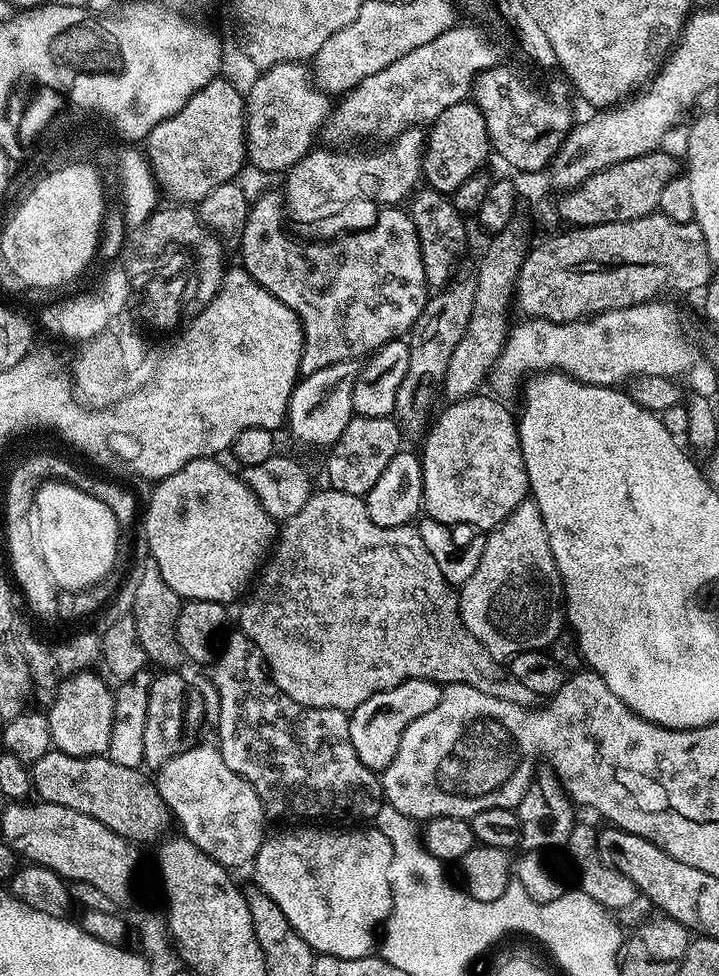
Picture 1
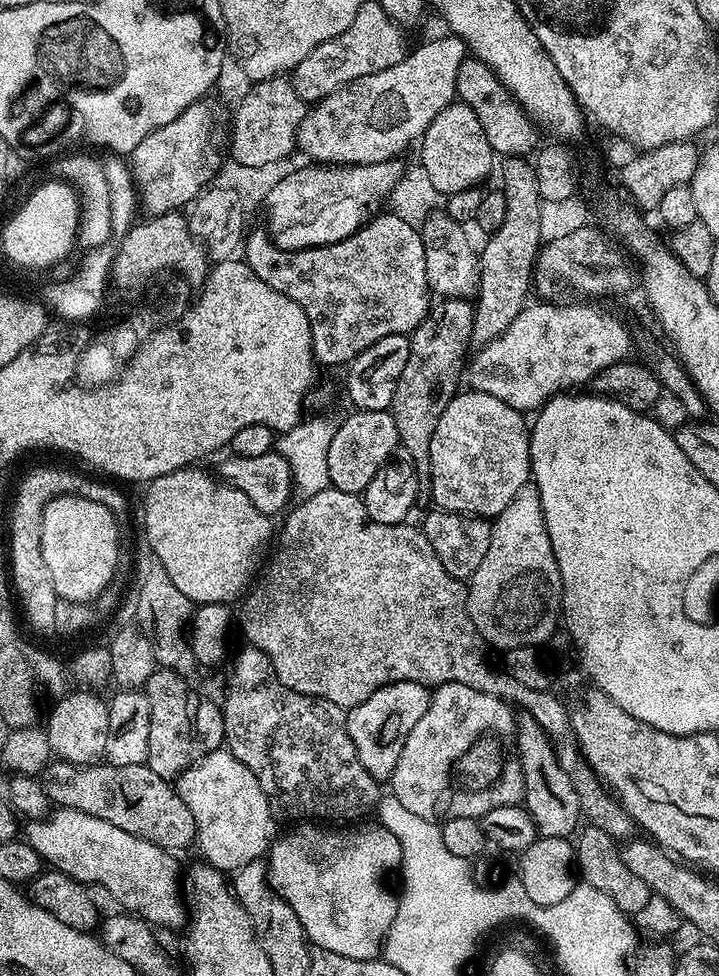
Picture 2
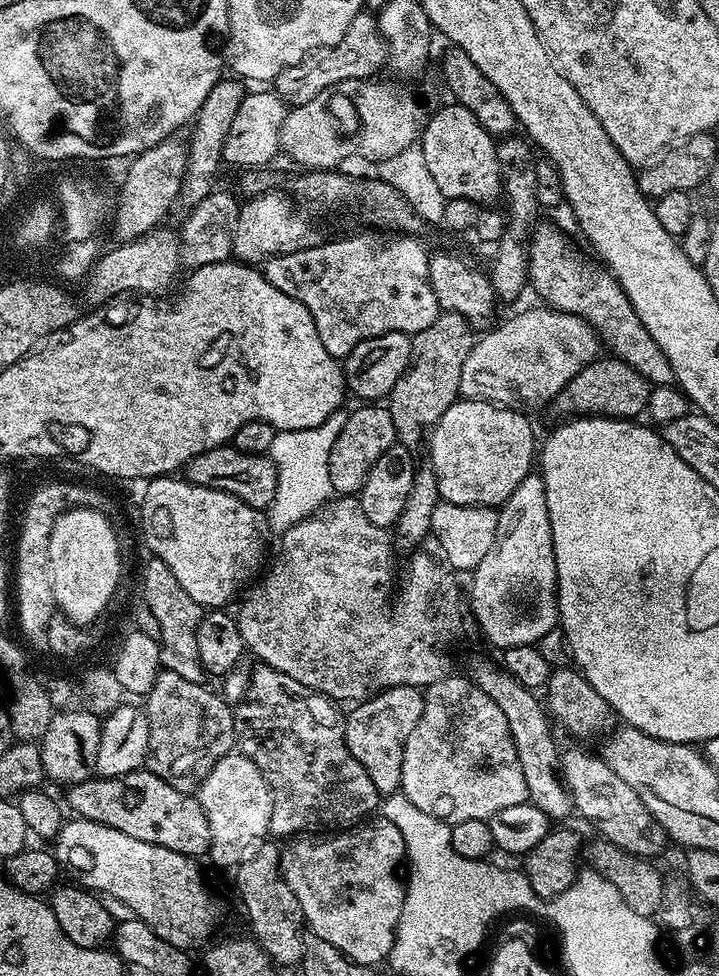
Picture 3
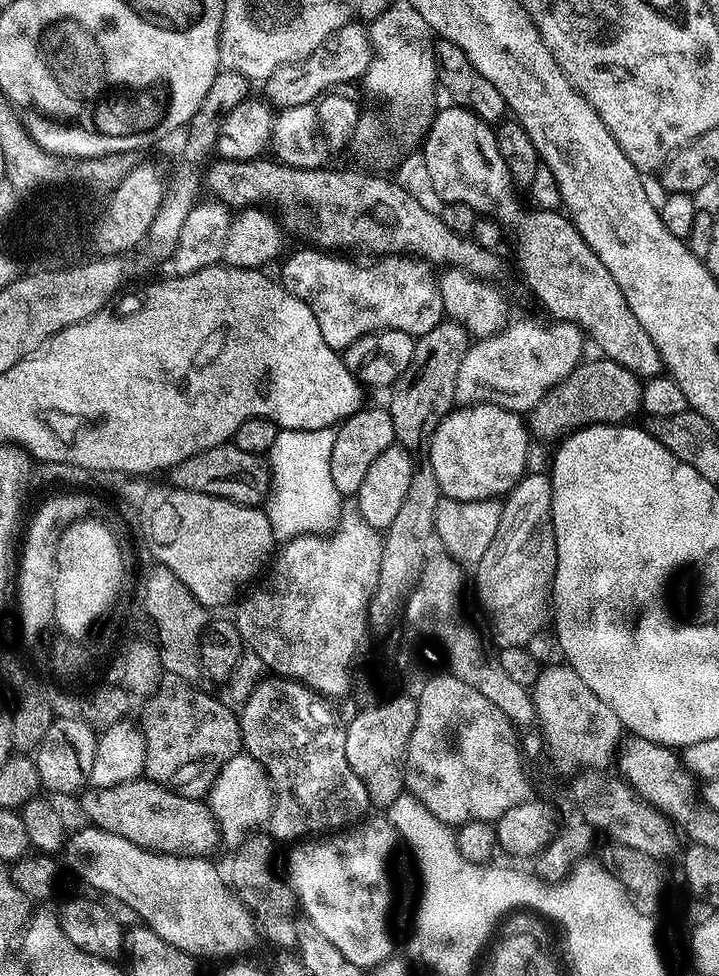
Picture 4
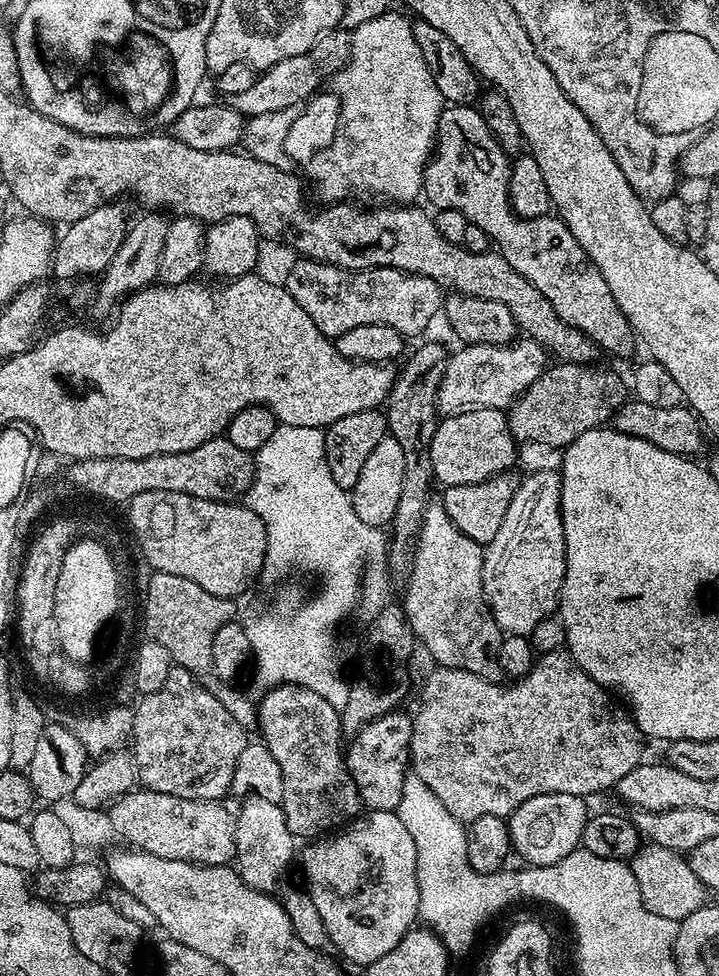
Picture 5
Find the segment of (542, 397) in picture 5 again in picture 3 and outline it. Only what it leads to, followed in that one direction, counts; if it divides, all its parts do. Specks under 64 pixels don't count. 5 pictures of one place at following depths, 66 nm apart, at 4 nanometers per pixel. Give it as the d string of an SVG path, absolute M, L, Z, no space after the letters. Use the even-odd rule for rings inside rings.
M607 359L593 360L577 376L570 378L568 385L553 398L551 411L556 411L560 418L603 416L614 420L630 420L639 417L639 412L643 413L647 409L652 392L648 379L624 360Z

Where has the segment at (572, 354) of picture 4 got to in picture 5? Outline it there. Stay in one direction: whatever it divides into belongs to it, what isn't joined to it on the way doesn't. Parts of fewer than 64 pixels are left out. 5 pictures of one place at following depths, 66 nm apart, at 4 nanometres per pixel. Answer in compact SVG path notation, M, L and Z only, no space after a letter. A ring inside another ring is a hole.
M531 338L513 344L464 344L450 356L446 360L436 399L436 411L441 417L457 416L483 408L507 410L543 375L550 364L550 356L544 345Z

